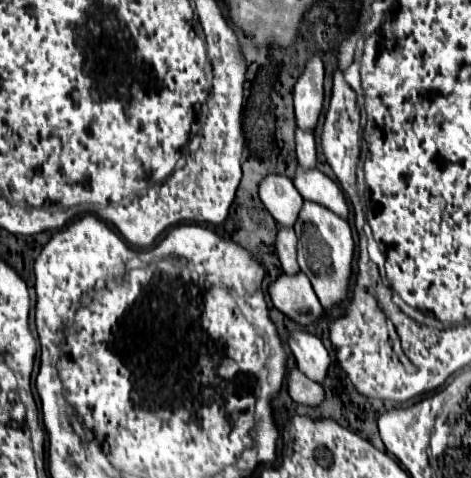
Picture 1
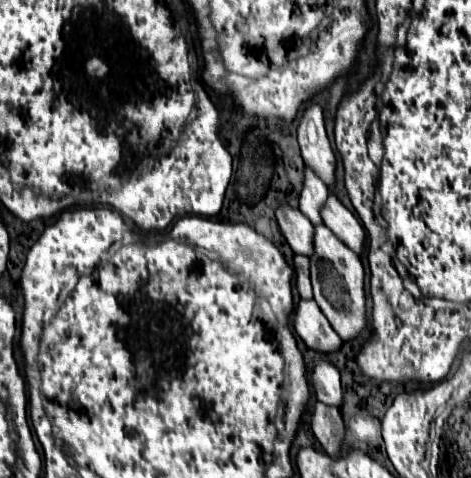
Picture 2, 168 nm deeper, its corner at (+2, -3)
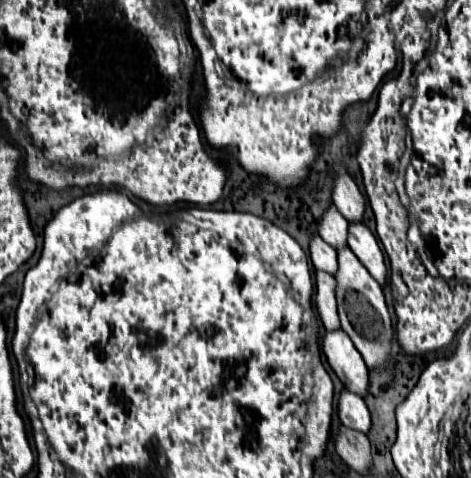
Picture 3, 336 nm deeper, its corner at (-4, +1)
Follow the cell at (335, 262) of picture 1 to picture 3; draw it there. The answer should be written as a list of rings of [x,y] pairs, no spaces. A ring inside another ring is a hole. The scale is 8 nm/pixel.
[[[345,246],[337,252],[339,268],[335,272],[335,296],[337,296],[337,312],[341,320],[341,328],[349,334],[355,348],[363,356],[369,368],[381,366],[389,360],[389,348],[393,342],[393,326],[391,314],[385,304],[385,296],[381,292],[379,282],[367,272],[367,268],[359,262],[359,258]]]

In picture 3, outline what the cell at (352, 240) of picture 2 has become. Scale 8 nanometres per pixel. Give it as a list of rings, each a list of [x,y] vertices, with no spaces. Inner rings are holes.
[[[349,222],[349,234],[347,244],[353,250],[353,254],[365,264],[369,274],[379,280],[379,284],[385,284],[387,280],[387,268],[383,260],[383,252],[377,244],[377,238],[363,222]]]

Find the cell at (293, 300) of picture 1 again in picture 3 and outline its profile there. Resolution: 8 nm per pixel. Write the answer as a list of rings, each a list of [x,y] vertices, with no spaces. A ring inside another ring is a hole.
[[[325,330],[321,350],[343,386],[359,396],[367,394],[367,366],[343,330]]]

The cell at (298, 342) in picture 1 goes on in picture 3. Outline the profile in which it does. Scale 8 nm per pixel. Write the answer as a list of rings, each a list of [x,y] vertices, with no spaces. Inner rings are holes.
[[[343,390],[339,394],[337,412],[339,412],[339,420],[347,428],[353,428],[359,432],[367,432],[371,428],[371,416],[369,416],[369,410],[367,410],[363,398],[349,390]]]

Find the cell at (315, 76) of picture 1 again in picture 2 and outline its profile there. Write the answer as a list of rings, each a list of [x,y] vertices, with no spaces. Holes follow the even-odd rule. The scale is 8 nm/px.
[[[311,104],[301,116],[297,128],[297,140],[301,146],[305,166],[313,168],[313,172],[317,172],[321,180],[325,180],[329,194],[335,194],[335,168],[337,168],[335,152],[329,144],[319,104]]]

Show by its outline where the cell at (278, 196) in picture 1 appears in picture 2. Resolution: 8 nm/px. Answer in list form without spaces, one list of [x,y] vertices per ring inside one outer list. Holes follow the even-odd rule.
[[[281,206],[277,212],[277,222],[281,232],[295,254],[313,256],[313,224],[291,206]]]

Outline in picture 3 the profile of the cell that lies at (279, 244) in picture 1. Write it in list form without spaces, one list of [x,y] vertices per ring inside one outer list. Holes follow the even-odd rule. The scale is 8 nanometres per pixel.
[[[315,270],[315,306],[317,314],[327,330],[339,328],[339,318],[335,312],[335,278],[327,272]]]

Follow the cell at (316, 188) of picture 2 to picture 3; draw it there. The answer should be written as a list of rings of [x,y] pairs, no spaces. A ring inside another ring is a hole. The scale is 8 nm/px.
[[[329,204],[319,220],[317,232],[327,244],[331,244],[333,248],[341,248],[341,246],[347,246],[347,242],[345,242],[347,240],[347,224],[349,222],[335,208],[335,204]]]

